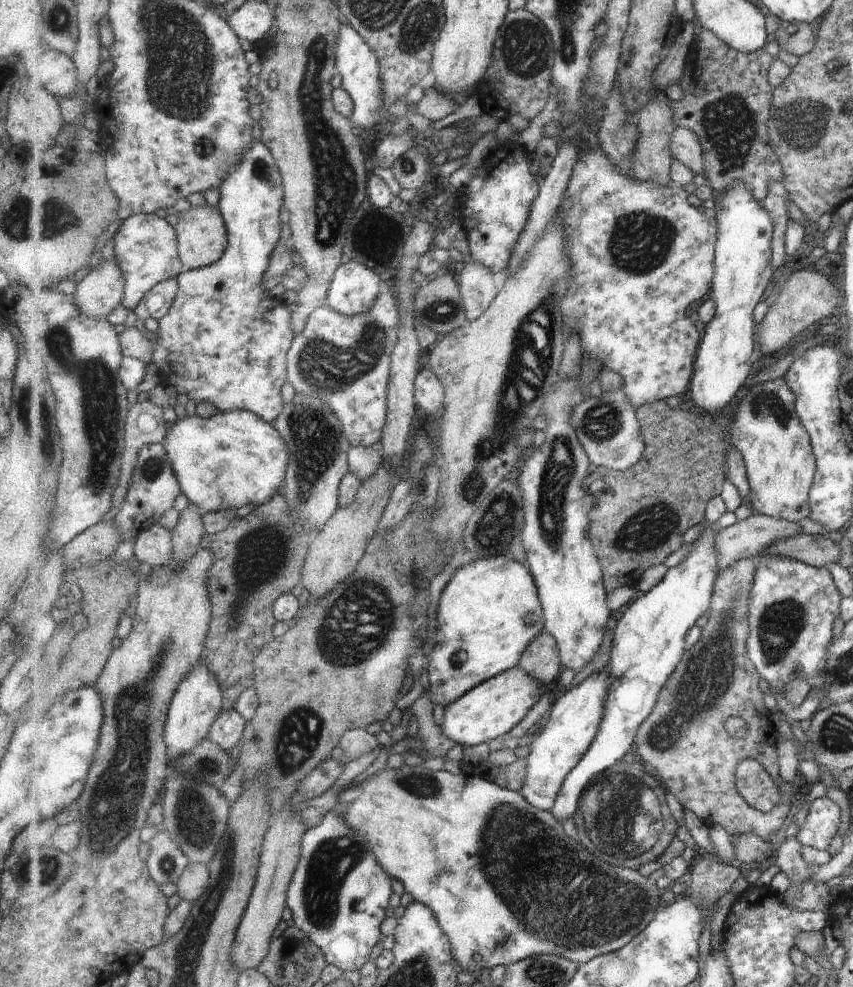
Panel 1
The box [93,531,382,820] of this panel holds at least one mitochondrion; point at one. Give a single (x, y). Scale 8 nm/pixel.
(301, 735)

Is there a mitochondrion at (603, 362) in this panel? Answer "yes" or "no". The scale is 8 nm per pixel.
no

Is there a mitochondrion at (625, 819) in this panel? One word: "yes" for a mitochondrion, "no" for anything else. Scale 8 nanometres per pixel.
yes

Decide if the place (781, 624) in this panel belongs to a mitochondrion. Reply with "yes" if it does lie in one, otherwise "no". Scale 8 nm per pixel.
yes

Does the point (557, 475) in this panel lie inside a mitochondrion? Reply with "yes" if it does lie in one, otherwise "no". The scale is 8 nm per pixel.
yes

